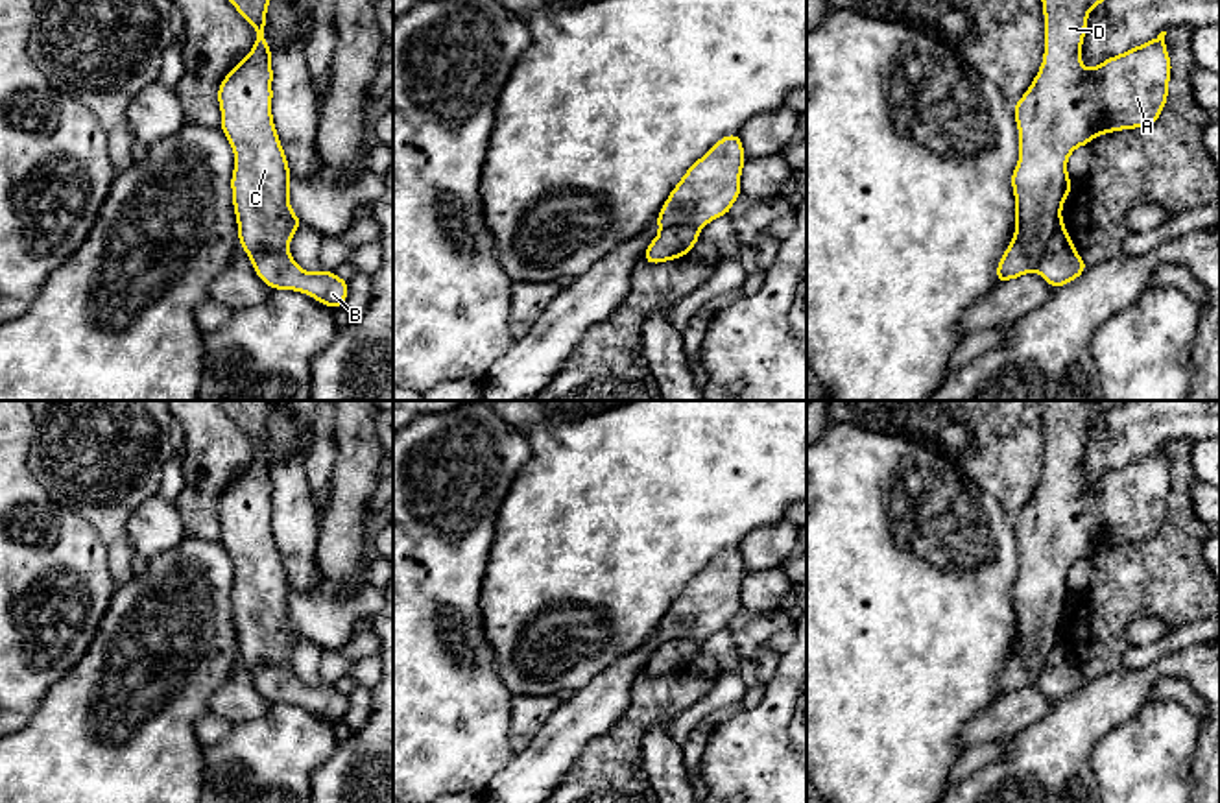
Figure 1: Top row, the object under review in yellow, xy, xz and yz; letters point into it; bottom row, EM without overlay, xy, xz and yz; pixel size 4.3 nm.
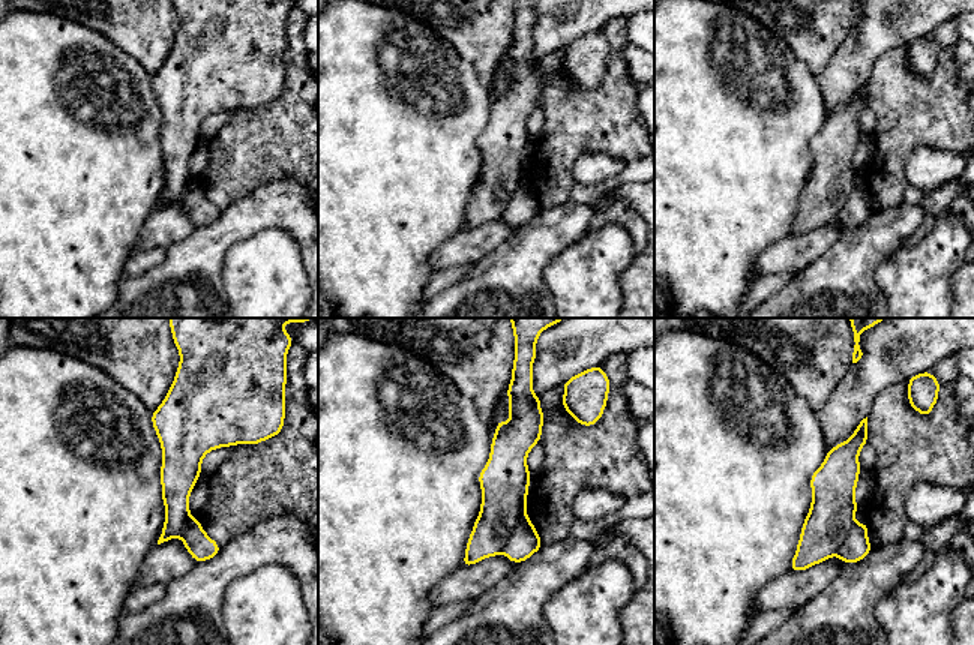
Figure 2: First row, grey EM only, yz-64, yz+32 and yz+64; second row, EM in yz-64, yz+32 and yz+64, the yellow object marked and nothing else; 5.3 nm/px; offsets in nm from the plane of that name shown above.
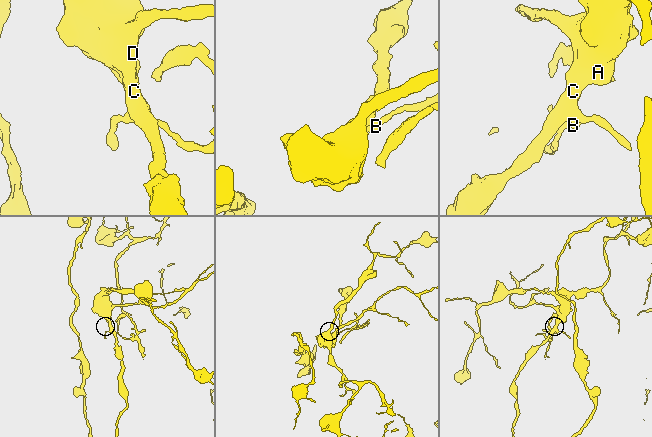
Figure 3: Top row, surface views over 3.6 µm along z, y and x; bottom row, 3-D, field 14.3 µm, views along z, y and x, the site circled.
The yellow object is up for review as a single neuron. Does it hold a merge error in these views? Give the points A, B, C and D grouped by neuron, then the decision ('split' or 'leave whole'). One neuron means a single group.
A C D / B; split

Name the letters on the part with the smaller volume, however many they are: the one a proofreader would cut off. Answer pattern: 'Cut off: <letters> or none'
Cut off: B

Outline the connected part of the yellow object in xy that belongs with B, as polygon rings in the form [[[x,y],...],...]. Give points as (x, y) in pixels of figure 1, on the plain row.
[[[258,665],[251,670],[255,687],[271,703],[295,703],[314,711],[316,714],[330,720],[341,720],[349,707],[347,694],[340,692],[334,685],[305,685],[292,670],[275,665]]]

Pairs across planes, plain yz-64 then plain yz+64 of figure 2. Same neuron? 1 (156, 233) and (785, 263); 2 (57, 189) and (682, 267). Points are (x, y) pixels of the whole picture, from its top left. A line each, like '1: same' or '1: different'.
1: same
2: same

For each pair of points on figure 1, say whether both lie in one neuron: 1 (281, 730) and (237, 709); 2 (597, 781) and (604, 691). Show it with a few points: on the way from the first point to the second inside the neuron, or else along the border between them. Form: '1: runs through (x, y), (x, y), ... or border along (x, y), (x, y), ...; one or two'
1: border along (272, 704), (263, 715), (233, 724); two
2: border along (628, 704), (619, 722), (597, 737), (571, 768); two

